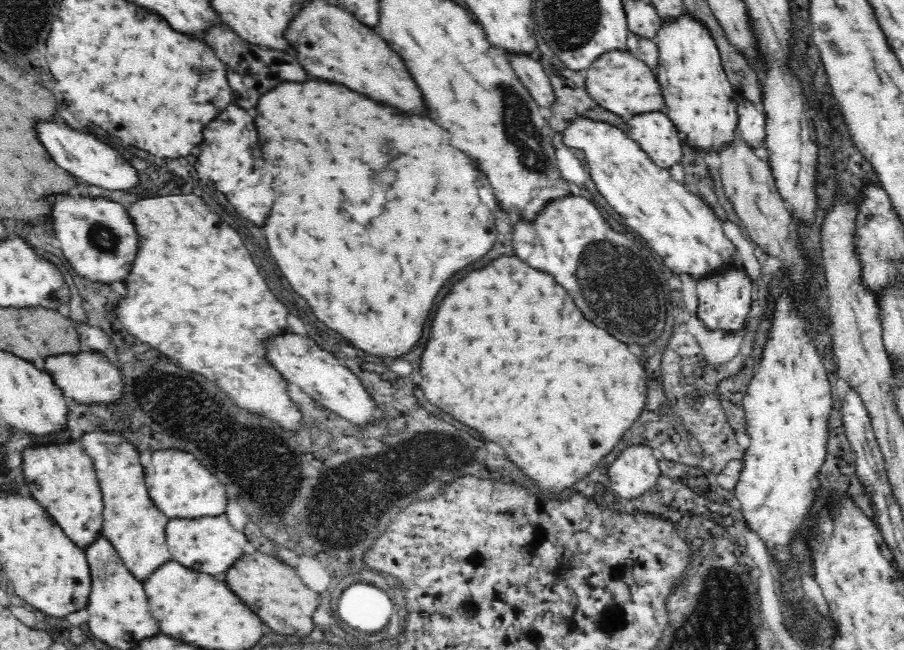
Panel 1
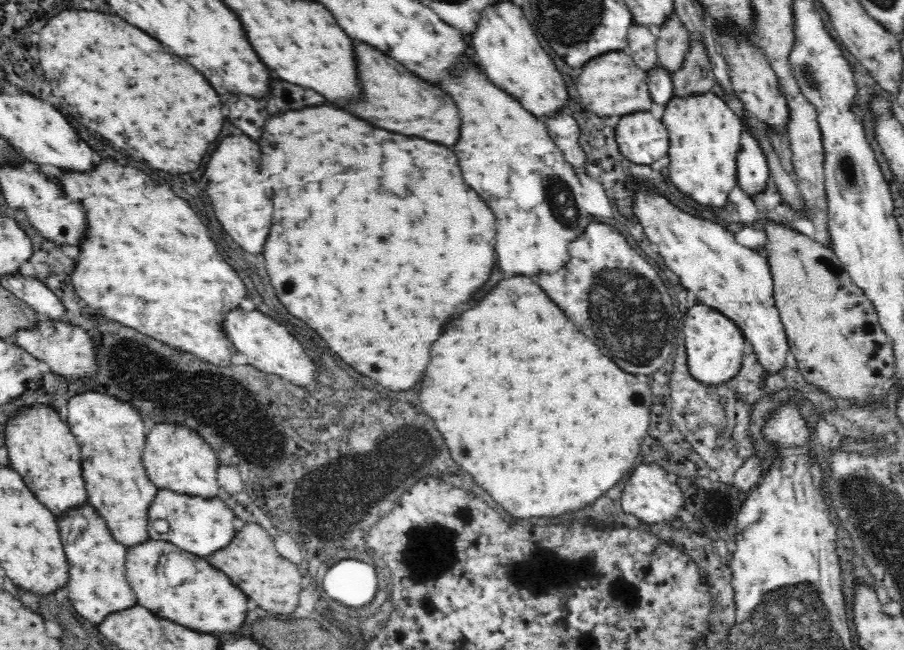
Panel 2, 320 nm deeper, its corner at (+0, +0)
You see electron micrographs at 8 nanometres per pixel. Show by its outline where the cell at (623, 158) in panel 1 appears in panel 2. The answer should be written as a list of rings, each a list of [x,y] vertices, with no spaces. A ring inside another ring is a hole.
[[[630,177],[627,188],[632,197],[632,212],[635,218],[643,226],[643,230],[652,244],[666,262],[666,268],[679,278],[680,286],[690,292],[693,300],[722,311],[722,314],[733,319],[742,329],[745,337],[752,342],[753,350],[759,362],[771,372],[778,372],[786,364],[788,342],[783,322],[779,316],[779,310],[773,299],[773,278],[767,263],[767,259],[761,253],[750,250],[734,239],[734,233],[728,230],[722,222],[716,224],[708,218],[686,212],[674,201],[658,191],[657,186],[646,178]]]

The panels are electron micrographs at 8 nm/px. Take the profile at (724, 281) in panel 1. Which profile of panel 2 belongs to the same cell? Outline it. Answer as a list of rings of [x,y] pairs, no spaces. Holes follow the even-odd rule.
[[[694,301],[683,316],[683,332],[690,373],[700,383],[718,386],[738,374],[742,367],[747,338],[733,319],[718,309]]]

